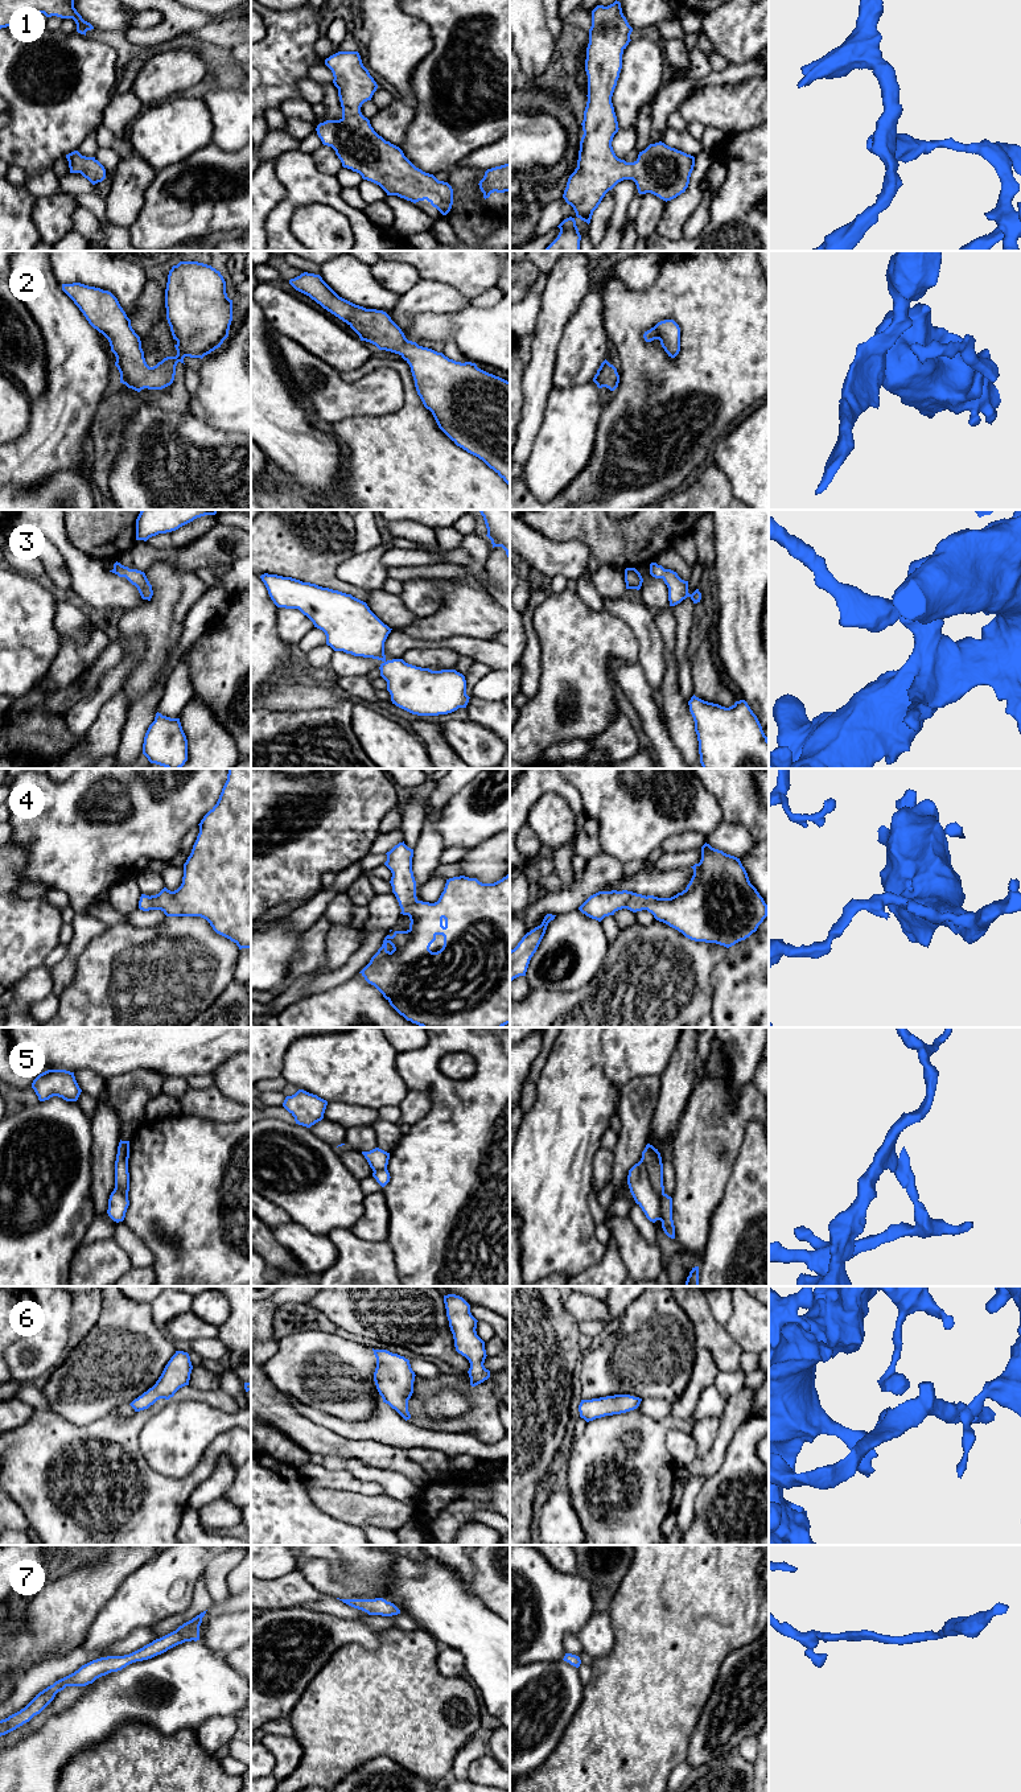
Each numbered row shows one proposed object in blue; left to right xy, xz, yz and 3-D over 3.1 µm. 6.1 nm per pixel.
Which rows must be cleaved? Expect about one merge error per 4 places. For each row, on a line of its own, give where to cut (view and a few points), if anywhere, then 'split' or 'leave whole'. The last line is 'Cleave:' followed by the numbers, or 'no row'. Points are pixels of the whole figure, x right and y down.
1: no cut | leave whole
2: no cut | leave whole
3: no cut | leave whole
4: no cut | leave whole
5: yz (639, 1161), (643, 1164), (649, 1182), (659, 1201), (658, 1219) | split
6: no cut | leave whole
7: no cut | leave whole
Cleave: 5

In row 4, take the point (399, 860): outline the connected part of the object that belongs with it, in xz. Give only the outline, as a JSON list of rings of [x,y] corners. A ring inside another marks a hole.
[[[403,841],[386,854],[384,865],[392,873],[392,893],[402,909],[400,914],[408,915],[411,923],[407,931],[387,935],[359,973],[400,1016],[421,1027],[503,1027],[510,1023],[510,874],[494,883],[482,883],[465,876],[449,878],[439,901],[429,903],[416,897],[413,849]],[[437,935],[444,936],[444,946],[432,952],[429,947]]]

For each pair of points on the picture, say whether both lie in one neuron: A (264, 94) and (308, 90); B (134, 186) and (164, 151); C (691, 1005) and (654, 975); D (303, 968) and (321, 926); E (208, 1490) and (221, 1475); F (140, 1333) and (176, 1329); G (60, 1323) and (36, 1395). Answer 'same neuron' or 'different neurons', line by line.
A: different neurons
B: different neurons
C: same neuron
D: same neuron
E: same neuron
F: different neurons
G: different neurons

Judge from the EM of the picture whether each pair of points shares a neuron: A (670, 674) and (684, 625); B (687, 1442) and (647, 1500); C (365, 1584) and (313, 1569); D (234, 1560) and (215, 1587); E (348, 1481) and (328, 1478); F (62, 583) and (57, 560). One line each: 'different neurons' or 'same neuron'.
A: different neurons
B: different neurons
C: same neuron
D: same neuron
E: same neuron
F: same neuron

